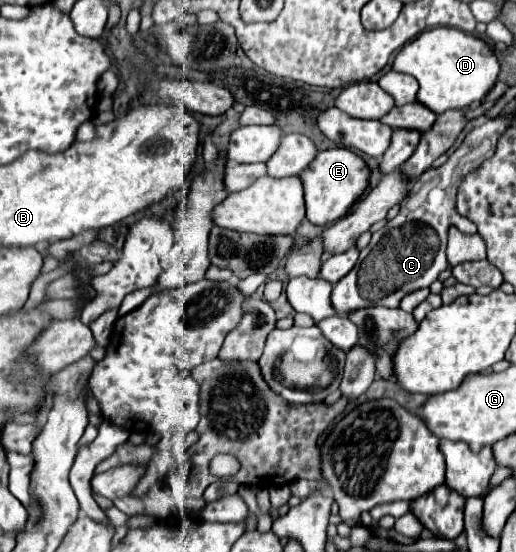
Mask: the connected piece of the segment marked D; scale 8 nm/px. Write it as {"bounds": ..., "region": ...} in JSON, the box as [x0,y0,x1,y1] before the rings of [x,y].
{"bounds":[393,28,499,114],"region":[[[433,28],[425,30],[401,48],[393,62],[393,70],[415,76],[421,86],[417,100],[429,106],[435,114],[443,114],[447,110],[465,110],[471,102],[483,100],[497,82],[499,60],[485,40],[469,32]]]}

